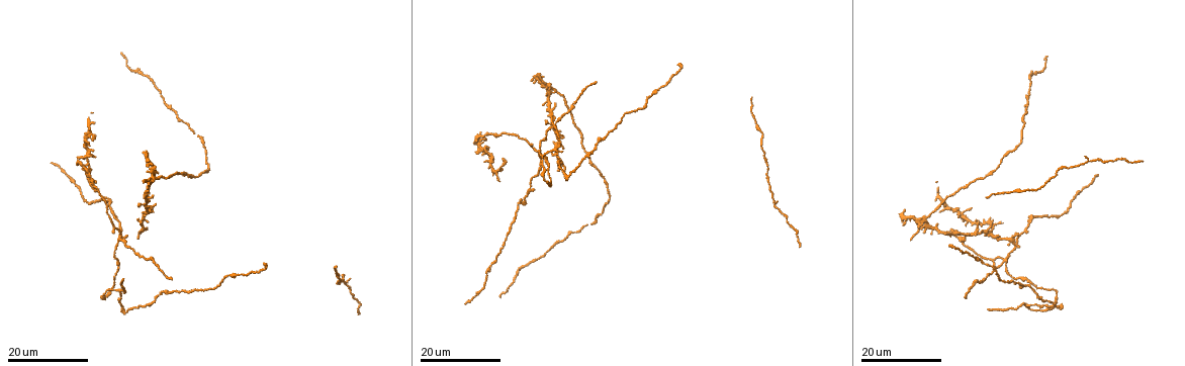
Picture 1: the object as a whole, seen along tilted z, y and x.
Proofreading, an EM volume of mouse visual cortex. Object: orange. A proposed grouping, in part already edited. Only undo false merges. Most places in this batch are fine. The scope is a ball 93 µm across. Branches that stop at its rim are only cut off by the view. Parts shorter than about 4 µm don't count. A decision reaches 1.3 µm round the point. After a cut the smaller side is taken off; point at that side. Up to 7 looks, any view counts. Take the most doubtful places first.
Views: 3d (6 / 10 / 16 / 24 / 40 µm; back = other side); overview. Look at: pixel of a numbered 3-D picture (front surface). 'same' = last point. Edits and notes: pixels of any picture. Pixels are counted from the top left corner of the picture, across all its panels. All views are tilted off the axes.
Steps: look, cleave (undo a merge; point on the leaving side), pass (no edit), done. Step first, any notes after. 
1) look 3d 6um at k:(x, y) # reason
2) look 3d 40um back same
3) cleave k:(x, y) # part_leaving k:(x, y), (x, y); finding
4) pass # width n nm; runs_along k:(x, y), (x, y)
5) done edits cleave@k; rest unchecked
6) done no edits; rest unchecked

look 3d 16um at 1:(1005, 261) # four or more arms meet

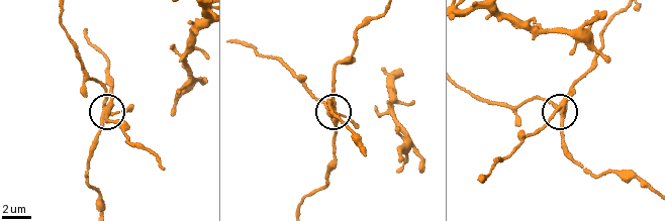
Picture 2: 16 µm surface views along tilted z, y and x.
look 3d 10um at 2:(109, 106) # closer look

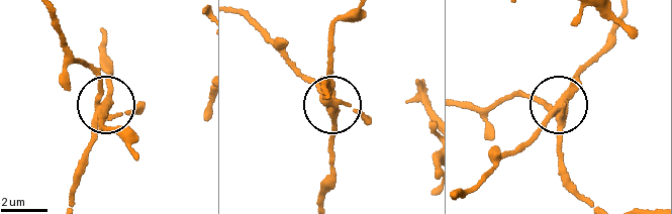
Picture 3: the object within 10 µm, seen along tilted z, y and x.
cleave 3:(111, 87) # arms 5; part_leaving 3:(102, 106), (110, 90), (105, 41); two cells meet here

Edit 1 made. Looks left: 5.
look overview

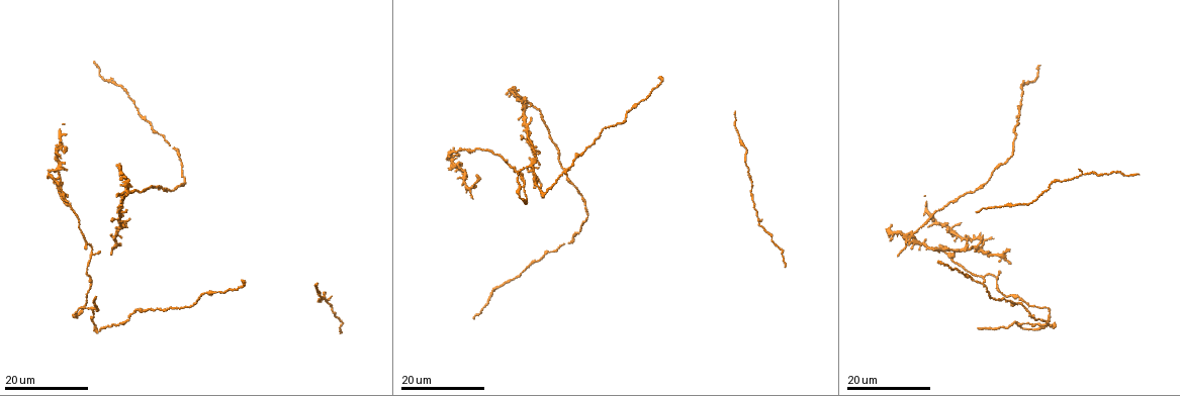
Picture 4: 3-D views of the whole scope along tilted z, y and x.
look 3d 24um at 4:(907, 241) # four or more arms meet

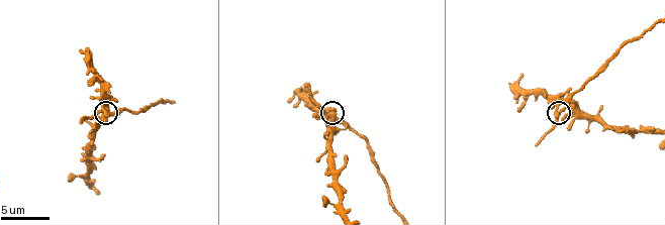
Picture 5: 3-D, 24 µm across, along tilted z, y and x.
look 3d 6um at 5:(561, 108)

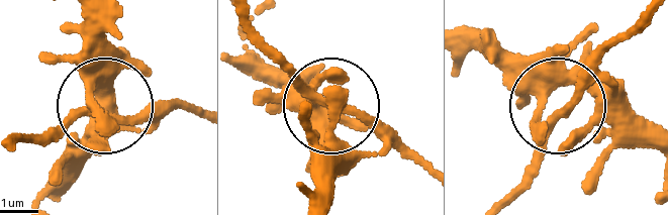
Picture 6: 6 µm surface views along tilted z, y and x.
pass # runs_along 6:(651, 144), (578, 125), (469, 47); continuous, no second cell

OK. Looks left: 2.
look 3d 16um at 4:(531, 166)

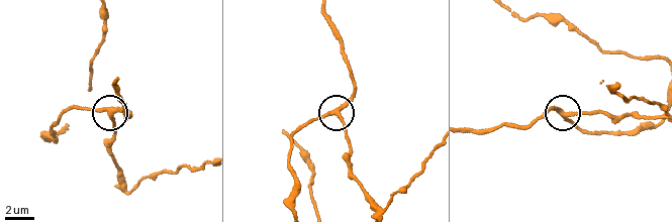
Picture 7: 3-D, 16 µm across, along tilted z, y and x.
look 3d 6um at 7:(111, 114) # closer look

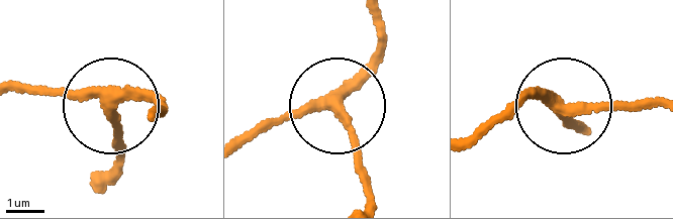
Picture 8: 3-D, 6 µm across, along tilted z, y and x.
pass # arms 3; runs_along 8:(249, 140), (335, 106), (383, 34); continuous, no second cell

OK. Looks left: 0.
done edits cleave@3; rest unchecked

